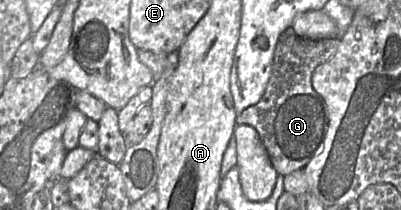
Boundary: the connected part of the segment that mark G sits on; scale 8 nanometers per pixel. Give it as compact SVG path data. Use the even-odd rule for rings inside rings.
M291 26L286 28L278 38L271 75L262 98L237 115L236 124L255 128L274 169L280 175L304 168L323 147L328 130L328 110L313 88L312 74L317 66L336 53L339 42L338 37L303 38Z

